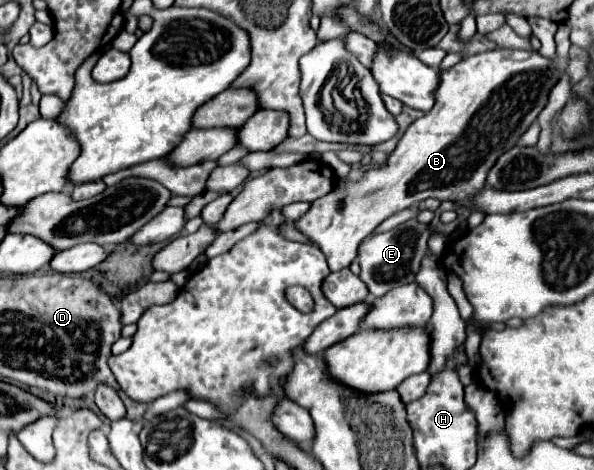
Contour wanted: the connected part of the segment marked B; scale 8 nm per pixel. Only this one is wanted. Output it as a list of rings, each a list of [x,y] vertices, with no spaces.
[[[558,25],[558,57],[554,61],[538,61],[540,53],[516,49],[496,49],[462,59],[458,65],[444,73],[444,79],[440,81],[440,87],[436,91],[436,105],[432,107],[432,111],[408,127],[386,163],[378,169],[366,171],[361,179],[348,180],[348,183],[340,185],[336,191],[316,199],[312,207],[298,221],[294,221],[296,229],[320,247],[320,251],[326,255],[330,271],[340,271],[344,267],[350,267],[350,263],[356,259],[358,245],[362,243],[362,239],[366,239],[390,215],[408,209],[428,197],[462,203],[470,195],[478,193],[486,185],[488,171],[494,167],[496,159],[518,143],[518,139],[526,133],[526,129],[544,109],[550,87],[566,73],[570,45],[570,29]]]

